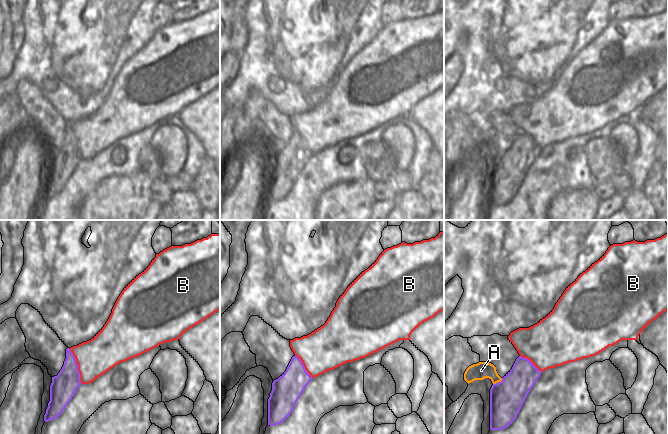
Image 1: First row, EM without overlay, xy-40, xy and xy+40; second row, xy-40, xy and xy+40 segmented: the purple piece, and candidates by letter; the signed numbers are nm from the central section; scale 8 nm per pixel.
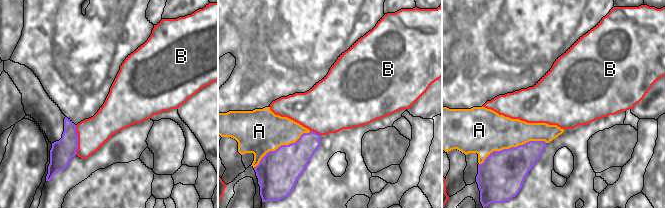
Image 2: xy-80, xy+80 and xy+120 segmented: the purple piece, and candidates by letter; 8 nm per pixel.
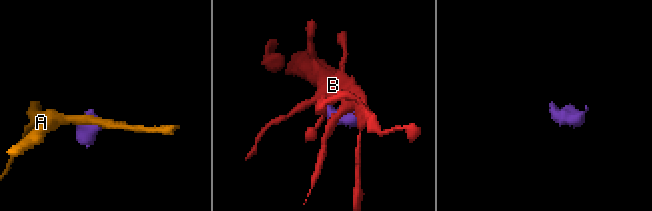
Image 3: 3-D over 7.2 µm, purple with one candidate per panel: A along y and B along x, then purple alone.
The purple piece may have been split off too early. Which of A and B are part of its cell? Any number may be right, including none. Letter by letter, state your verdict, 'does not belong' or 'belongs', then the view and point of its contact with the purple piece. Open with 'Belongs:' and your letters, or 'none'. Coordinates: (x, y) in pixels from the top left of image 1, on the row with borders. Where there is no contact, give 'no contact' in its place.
Belongs: none
A: does not belong; meets purple in xy+40 at (498, 382)
B: does not belong; meets purple in xy-40 at (77, 366)

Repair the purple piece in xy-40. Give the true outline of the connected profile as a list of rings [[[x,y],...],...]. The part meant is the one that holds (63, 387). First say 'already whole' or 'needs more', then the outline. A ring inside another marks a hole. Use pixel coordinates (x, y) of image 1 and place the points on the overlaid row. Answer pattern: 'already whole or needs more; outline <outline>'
needs more; outline [[[21,304],[16,319],[26,337],[26,351],[39,360],[52,377],[50,401],[44,415],[48,422],[60,416],[78,387],[82,384],[76,359],[70,348],[44,321],[38,310],[29,304]]]

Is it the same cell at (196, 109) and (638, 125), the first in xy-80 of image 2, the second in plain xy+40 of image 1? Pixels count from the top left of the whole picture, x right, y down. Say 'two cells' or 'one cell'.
two cells

